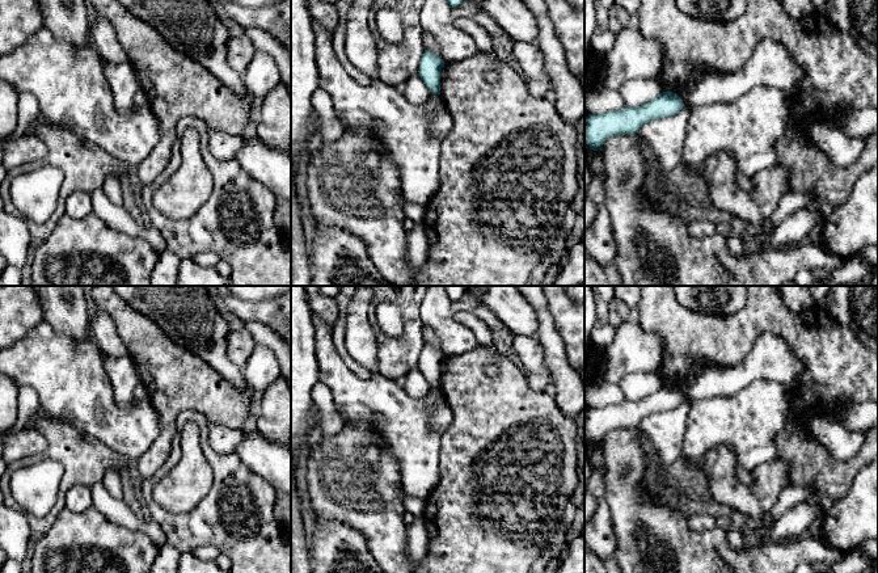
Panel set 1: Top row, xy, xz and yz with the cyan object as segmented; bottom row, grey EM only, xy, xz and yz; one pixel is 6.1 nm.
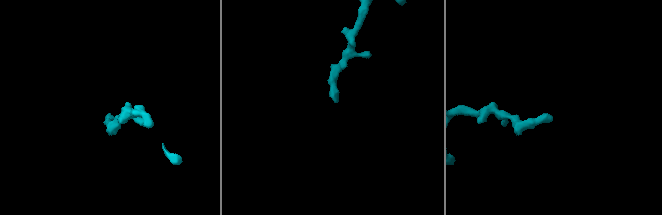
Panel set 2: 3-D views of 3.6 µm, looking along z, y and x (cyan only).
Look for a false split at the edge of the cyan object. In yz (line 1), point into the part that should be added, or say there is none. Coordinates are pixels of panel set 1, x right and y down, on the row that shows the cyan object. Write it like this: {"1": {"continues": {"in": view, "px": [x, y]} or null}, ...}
{"1": {"continues": null}}

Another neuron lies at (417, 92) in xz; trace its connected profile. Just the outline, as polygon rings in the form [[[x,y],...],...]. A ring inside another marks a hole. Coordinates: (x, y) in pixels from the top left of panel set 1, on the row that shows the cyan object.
[[[414,75],[406,81],[404,96],[414,105],[423,105],[431,98],[432,93],[423,80],[418,75]]]

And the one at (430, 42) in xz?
[[[427,33],[426,35],[422,37],[422,41],[425,43],[425,50],[431,51],[438,58],[442,59],[439,43],[438,43],[436,38],[432,34]]]

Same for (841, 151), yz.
[[[812,119],[810,132],[818,148],[826,152],[839,168],[856,161],[864,151],[862,140],[847,138],[832,122]]]

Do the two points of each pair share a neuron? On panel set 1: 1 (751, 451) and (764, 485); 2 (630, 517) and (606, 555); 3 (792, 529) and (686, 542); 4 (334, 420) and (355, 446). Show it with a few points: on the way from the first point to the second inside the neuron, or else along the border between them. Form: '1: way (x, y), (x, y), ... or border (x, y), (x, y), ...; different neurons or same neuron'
1: border (777, 459), (759, 464), (751, 472); different neurons
2: border (608, 509), (615, 535), (613, 559); different neurons
3: border (800, 536), (792, 540), (764, 540); different neurons
4: border (343, 418), (343, 426), (337, 433), (323, 437); different neurons

